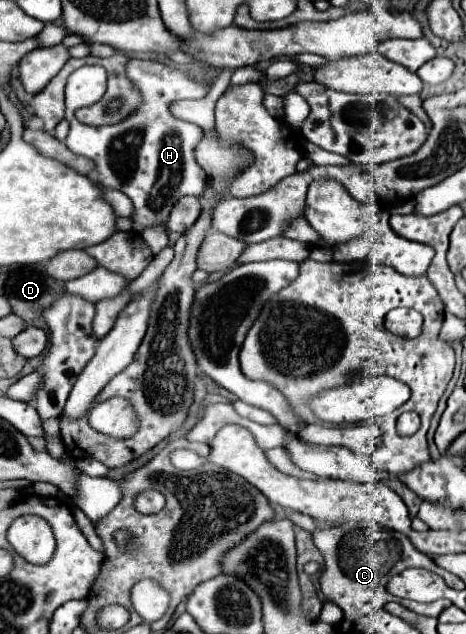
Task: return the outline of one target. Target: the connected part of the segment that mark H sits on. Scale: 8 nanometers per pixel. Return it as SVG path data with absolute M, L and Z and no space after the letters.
M131 59L127 75L143 93L143 107L123 123L111 127L89 127L79 123L75 117L79 107L89 107L103 97L103 89L107 87L105 69L87 65L69 75L65 87L65 119L71 123L71 131L65 145L73 153L95 161L95 169L99 173L97 181L101 185L123 191L133 201L133 231L141 233L147 227L165 225L173 205L181 197L203 195L207 179L193 155L193 149L201 139L201 127L175 119L169 113L169 103L179 99L201 99L209 93L209 89L193 79L183 79L181 71L159 61Z

